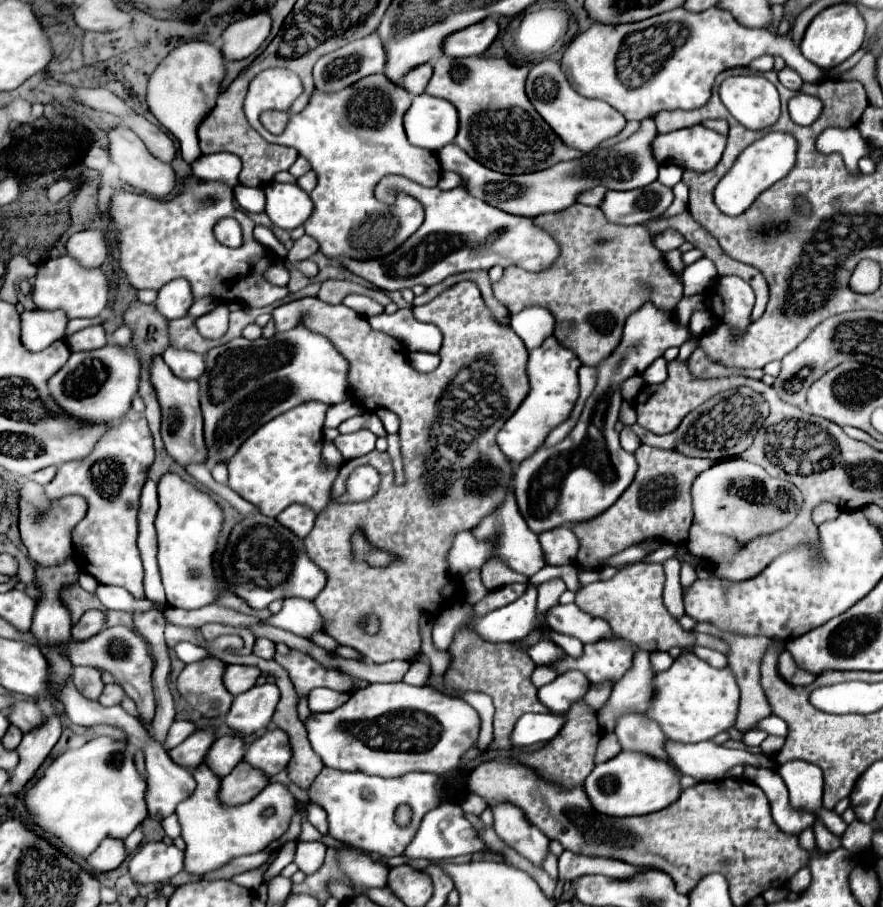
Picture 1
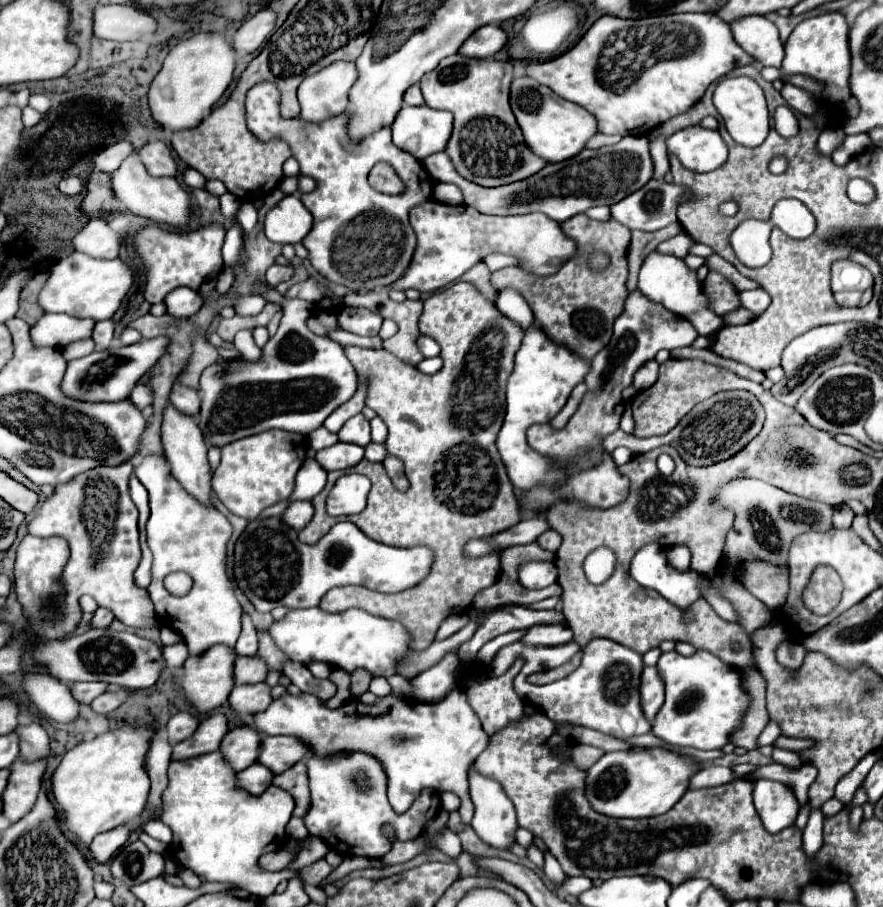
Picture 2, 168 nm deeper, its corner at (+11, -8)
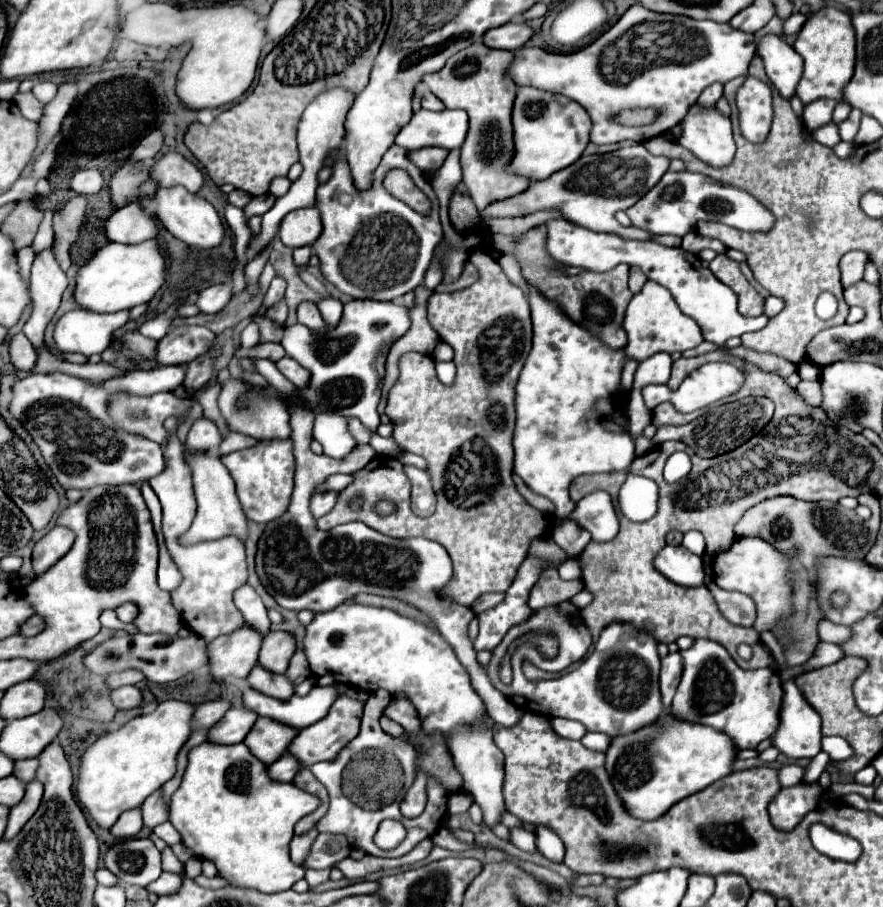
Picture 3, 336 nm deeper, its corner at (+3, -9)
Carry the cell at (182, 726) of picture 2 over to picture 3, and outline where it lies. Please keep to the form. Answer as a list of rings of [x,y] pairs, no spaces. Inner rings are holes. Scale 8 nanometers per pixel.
[[[214,700],[214,702],[204,702],[196,708],[194,712],[194,720],[192,726],[194,730],[198,728],[212,728],[218,720],[222,720],[222,716],[232,708],[232,704],[228,700]]]

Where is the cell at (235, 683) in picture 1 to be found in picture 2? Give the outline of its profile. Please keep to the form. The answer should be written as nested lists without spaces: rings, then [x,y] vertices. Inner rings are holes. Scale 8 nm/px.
[[[238,657],[234,663],[234,683],[236,685],[254,685],[266,679],[266,663],[258,657]]]

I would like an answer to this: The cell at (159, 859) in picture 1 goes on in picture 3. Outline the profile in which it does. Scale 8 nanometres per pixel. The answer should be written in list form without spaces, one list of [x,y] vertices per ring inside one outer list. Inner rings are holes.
[[[150,838],[118,840],[106,850],[104,866],[122,884],[134,886],[148,886],[162,874],[160,850]]]

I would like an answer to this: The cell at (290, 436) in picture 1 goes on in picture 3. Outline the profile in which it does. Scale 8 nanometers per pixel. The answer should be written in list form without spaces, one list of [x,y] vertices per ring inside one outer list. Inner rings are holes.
[[[272,440],[272,442],[258,442],[252,448],[230,452],[220,456],[222,464],[230,470],[236,482],[238,500],[252,522],[268,524],[280,514],[284,514],[290,506],[290,496],[294,488],[294,454],[292,454],[292,440]]]

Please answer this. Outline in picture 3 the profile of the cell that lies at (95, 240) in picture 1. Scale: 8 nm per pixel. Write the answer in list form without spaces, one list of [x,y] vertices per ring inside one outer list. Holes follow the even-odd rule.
[[[138,200],[116,210],[106,222],[108,240],[120,244],[138,244],[158,236],[156,218],[142,208]]]

